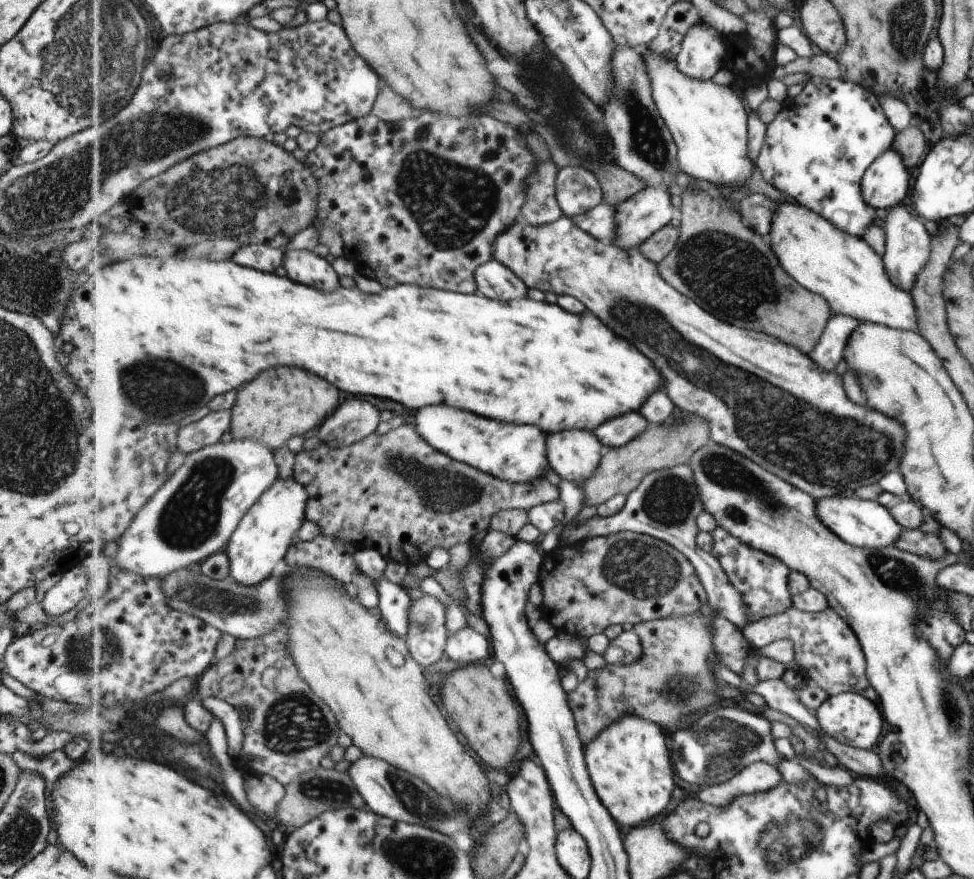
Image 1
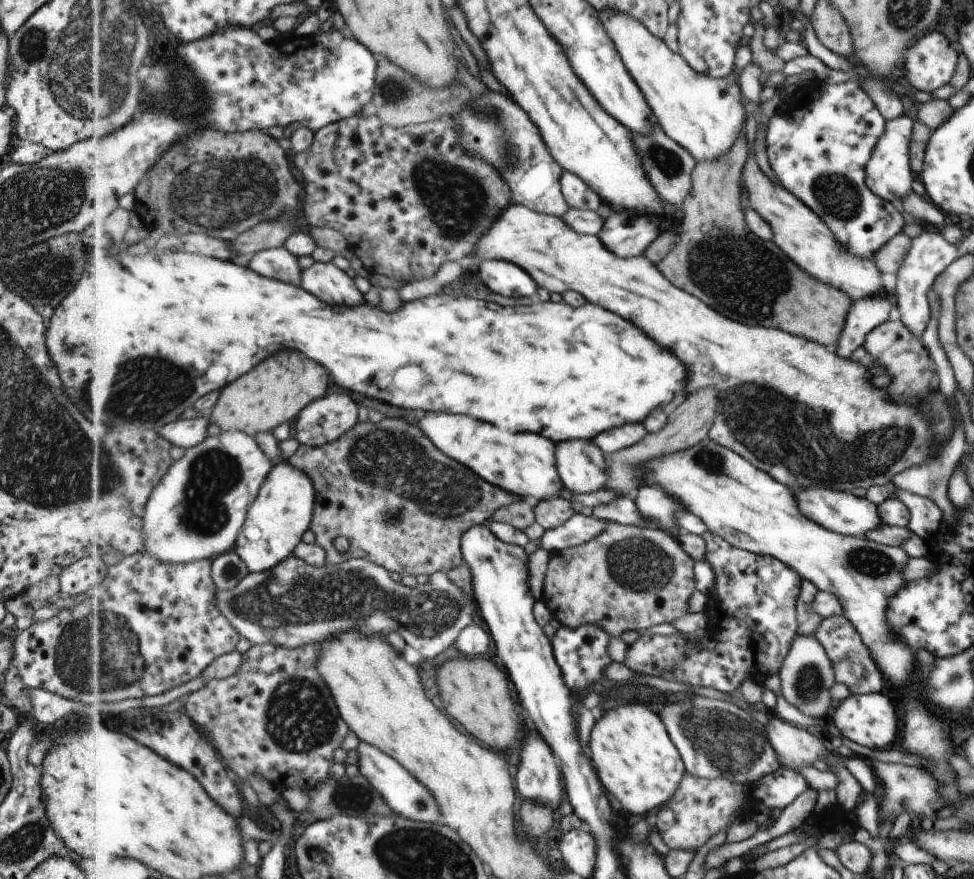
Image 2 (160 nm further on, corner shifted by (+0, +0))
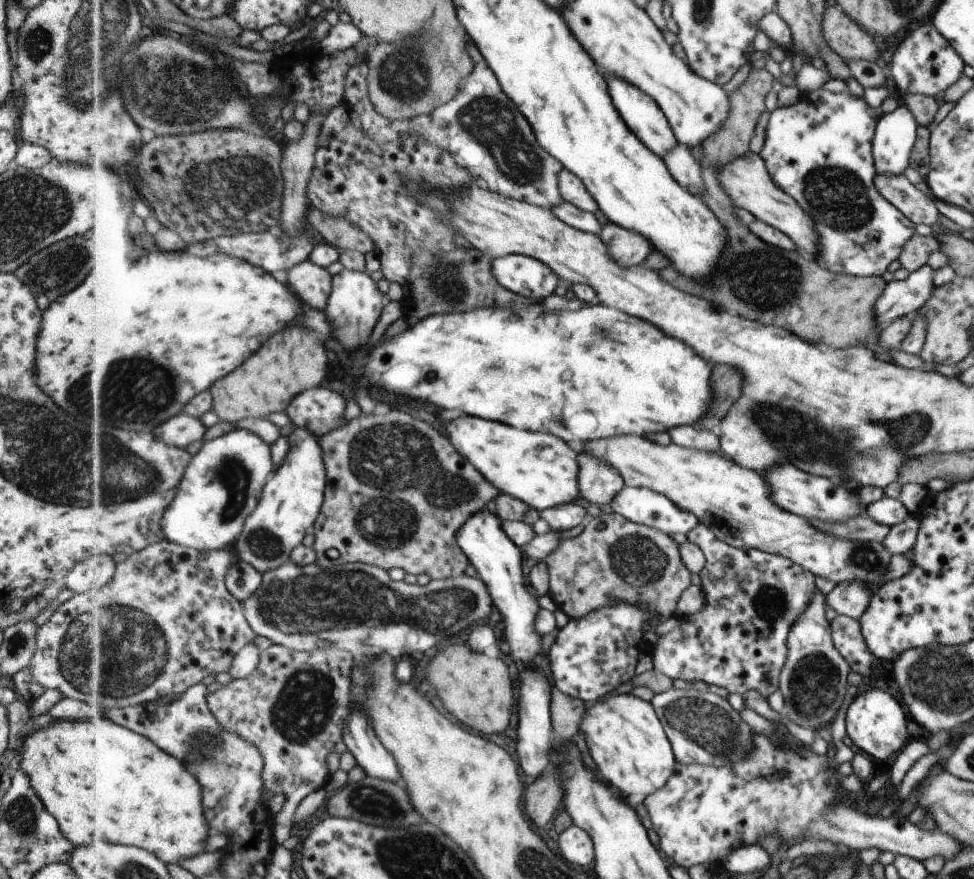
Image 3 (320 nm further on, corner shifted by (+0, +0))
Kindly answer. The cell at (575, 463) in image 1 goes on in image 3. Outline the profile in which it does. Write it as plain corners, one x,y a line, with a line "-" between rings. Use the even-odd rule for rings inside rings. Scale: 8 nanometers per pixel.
583,450
577,454
579,462
579,490
582,498
598,506
611,505
615,494
625,488
623,476
607,462
593,458

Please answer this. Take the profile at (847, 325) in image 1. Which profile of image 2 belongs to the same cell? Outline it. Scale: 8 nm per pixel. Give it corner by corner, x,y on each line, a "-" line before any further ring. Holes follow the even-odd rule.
886,288
879,295
865,299
854,300
847,311
842,334
835,345
835,352
839,356
849,357
858,346
864,344
866,334
887,320
889,312
895,308
898,301
896,296
887,293

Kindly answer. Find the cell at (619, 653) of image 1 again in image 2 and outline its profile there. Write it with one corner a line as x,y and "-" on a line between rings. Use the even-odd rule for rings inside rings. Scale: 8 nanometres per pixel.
709,530
702,537
706,542
704,560
714,568
717,586
706,610
707,634
699,638
687,633
669,636
644,634
628,647
623,664
637,673
660,676
667,680
689,684
691,687
715,688
730,694
737,694
744,681
749,678
753,678
762,687
764,679
777,674
790,648
791,639
797,632
796,605
797,598
801,594
802,578
790,565
783,564
775,557
737,548
-
689,638
698,639
698,643
693,644

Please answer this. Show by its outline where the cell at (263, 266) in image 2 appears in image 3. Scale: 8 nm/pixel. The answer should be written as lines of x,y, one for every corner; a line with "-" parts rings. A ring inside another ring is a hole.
305,260
302,264
295,264
295,268
289,268
287,272
287,285
305,300
306,304
309,304
311,308
315,310
328,309
327,300
331,296
331,282
333,282
332,275
327,269
310,262
310,260

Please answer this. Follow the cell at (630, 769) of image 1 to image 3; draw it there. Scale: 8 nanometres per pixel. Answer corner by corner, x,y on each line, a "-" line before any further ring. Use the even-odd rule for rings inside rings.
617,694
590,704
581,726
601,774
627,796
641,794
647,798
670,783
677,770
677,758
651,702
633,694

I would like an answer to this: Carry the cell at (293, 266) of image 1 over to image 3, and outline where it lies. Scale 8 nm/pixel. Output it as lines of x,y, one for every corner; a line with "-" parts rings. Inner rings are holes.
346,269
332,277
331,296
327,300
328,309
325,312
331,318
331,324
335,324
335,340
341,342
341,350
353,352
363,348
363,344
367,344
367,340
371,338
383,315
385,296
381,294
377,282
364,272

